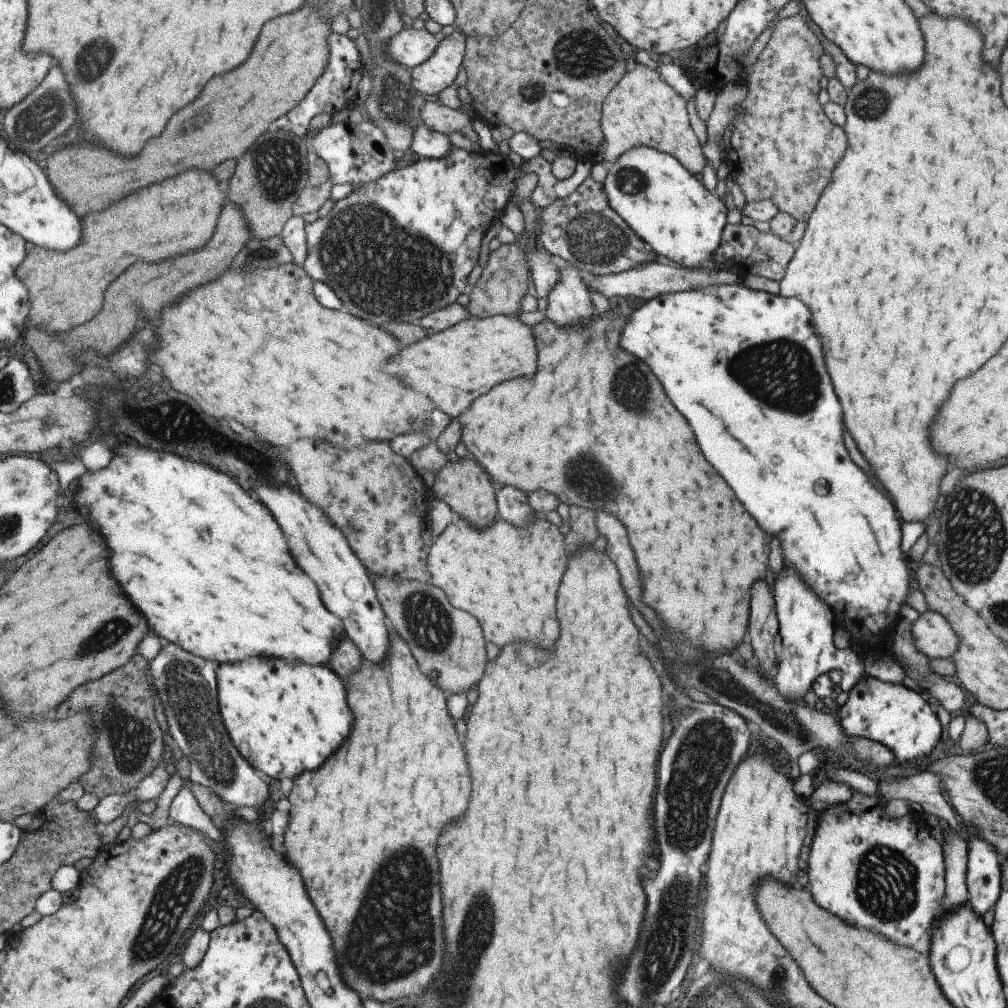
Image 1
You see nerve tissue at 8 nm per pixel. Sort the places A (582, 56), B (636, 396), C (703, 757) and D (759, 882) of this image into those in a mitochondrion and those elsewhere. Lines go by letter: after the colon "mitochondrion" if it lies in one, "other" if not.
A: mitochondrion
B: mitochondrion
C: mitochondrion
D: other

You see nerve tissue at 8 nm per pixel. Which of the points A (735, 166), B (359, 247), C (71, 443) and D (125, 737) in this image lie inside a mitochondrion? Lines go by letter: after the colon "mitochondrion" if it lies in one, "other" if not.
A: other
B: mitochondrion
C: other
D: mitochondrion

